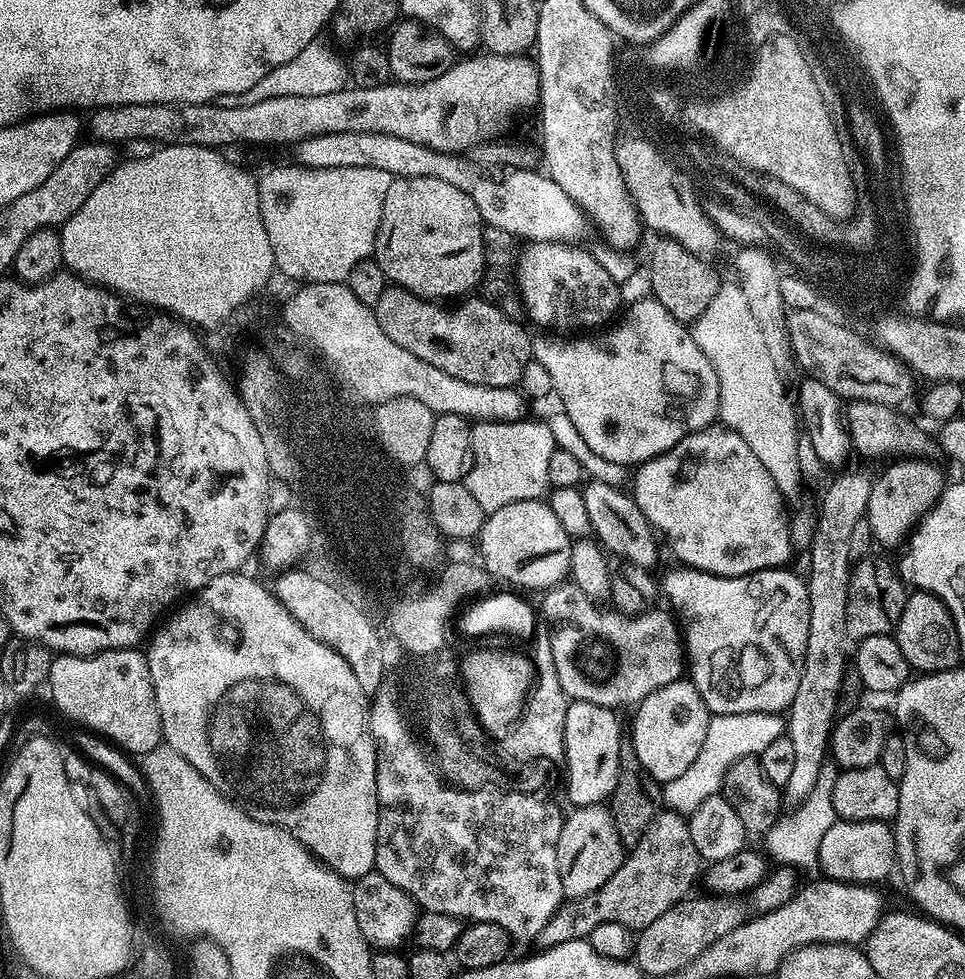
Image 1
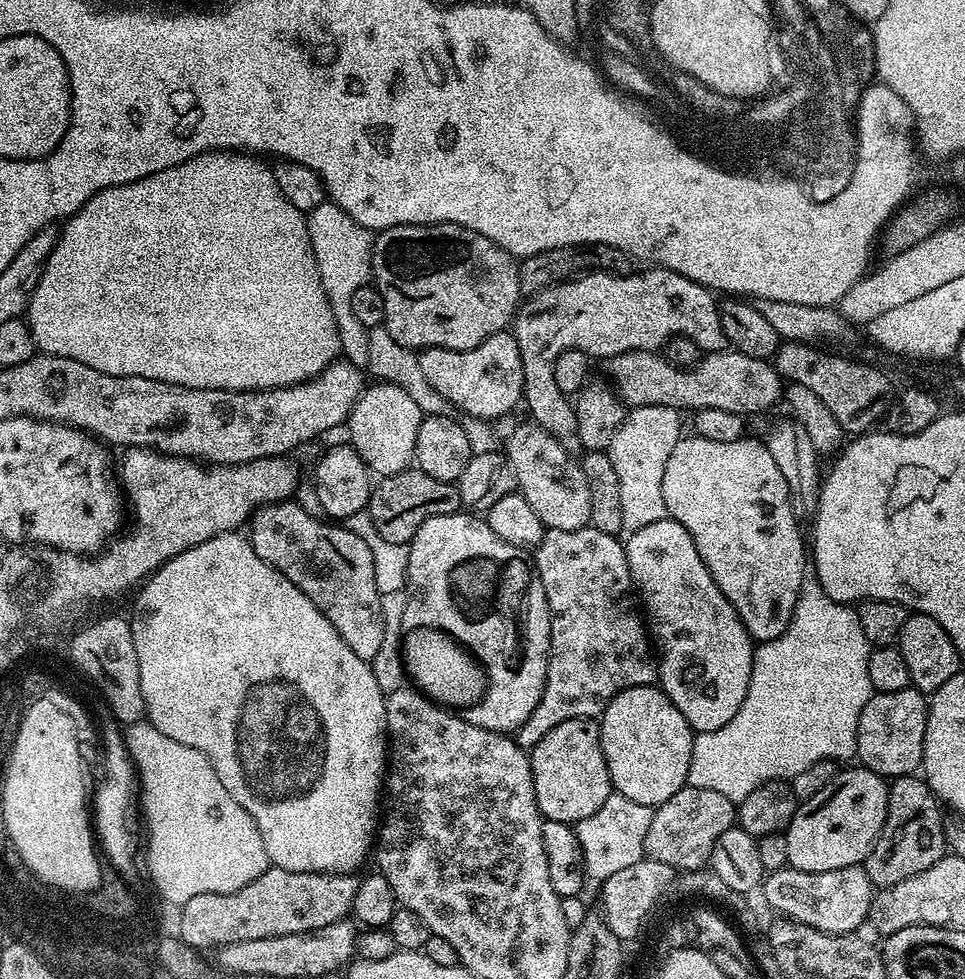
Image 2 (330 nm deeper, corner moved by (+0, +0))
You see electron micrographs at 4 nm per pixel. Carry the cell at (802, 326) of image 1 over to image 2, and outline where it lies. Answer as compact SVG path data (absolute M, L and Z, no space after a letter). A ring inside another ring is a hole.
M652 266L649 272L637 270L630 276L613 274L607 270L588 270L581 280L565 278L549 288L529 295L521 303L514 317L514 335L518 354L522 354L524 375L523 407L532 411L531 419L557 440L567 452L581 451L578 438L578 418L573 401L563 396L554 383L554 362L566 350L582 350L589 354L604 352L656 352L663 349L671 336L689 336L700 347L701 353L723 352L729 347L726 334L722 334L720 306L717 297L704 285L694 282L668 268Z

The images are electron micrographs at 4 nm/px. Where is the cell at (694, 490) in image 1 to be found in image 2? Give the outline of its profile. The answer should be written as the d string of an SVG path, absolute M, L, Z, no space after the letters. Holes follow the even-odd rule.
M689 434L678 441L674 450L670 450L670 458L666 458L666 471L662 473L665 513L686 526L718 590L726 594L730 606L734 606L738 618L756 642L773 640L784 633L806 575L806 540L800 537L800 524L796 521L792 500L794 504L794 493L786 478L782 478L763 439L710 442L710 438Z

